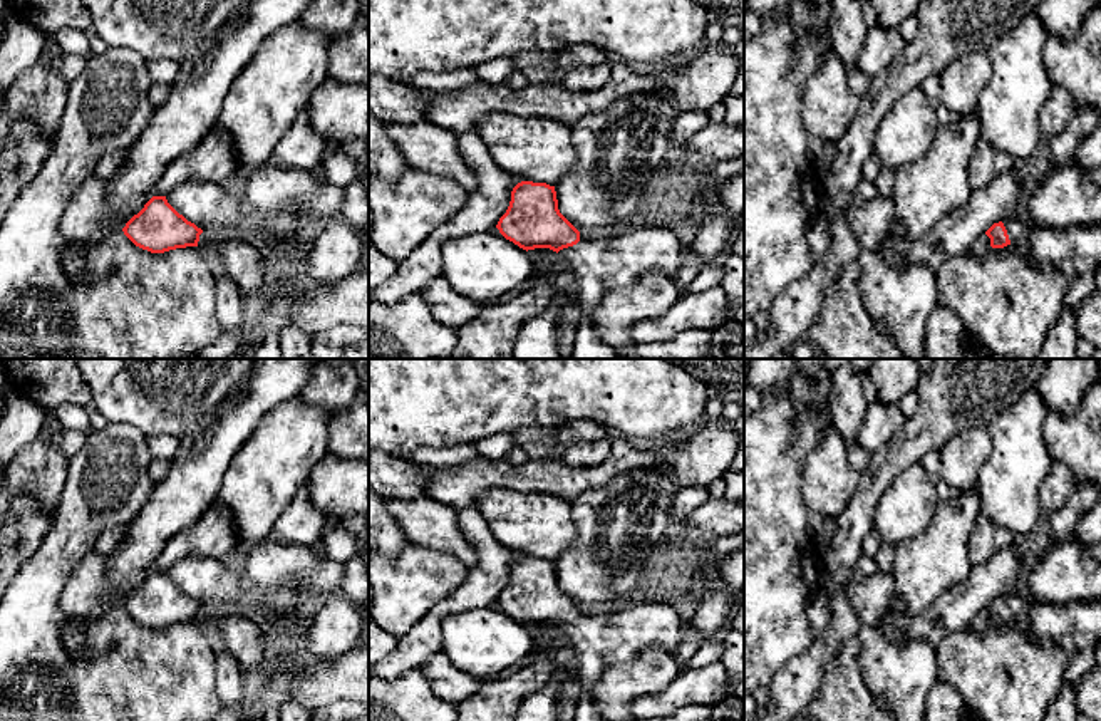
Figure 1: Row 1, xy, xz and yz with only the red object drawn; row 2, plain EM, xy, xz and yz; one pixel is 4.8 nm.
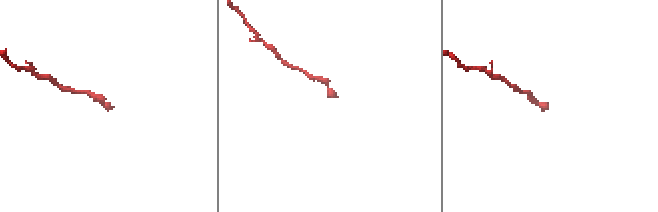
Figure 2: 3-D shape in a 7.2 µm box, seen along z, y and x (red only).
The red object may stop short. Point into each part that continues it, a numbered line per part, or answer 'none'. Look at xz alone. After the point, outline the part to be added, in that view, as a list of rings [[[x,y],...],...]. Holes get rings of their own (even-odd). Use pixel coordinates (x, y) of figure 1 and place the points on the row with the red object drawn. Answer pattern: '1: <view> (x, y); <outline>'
1: xz (600, 265); [[[638,228],[597,240],[580,238],[558,257],[576,275],[582,309],[570,359],[617,359],[617,349],[603,342],[592,325],[593,310],[607,292],[628,287],[647,272],[662,272],[675,280],[684,248],[672,230]]]

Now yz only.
1: yz (1018, 230); [[[1017,216],[1007,218],[1002,223],[1007,230],[1011,245],[1019,245],[1019,243],[1029,241],[1029,235],[1034,228],[1047,228],[1047,226],[1037,225],[1032,220],[1031,221],[1022,221]]]

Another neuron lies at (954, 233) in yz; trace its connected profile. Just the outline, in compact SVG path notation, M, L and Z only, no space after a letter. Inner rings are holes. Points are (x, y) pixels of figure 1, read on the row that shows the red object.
M1012 168L974 189L965 205L940 218L928 233L910 238L902 231L888 231L883 243L890 243L910 267L937 272L945 260L967 253L994 223L1016 216L1027 184Z

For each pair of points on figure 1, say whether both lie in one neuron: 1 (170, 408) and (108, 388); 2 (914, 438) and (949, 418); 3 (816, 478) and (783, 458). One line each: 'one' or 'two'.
1: one
2: one
3: two

